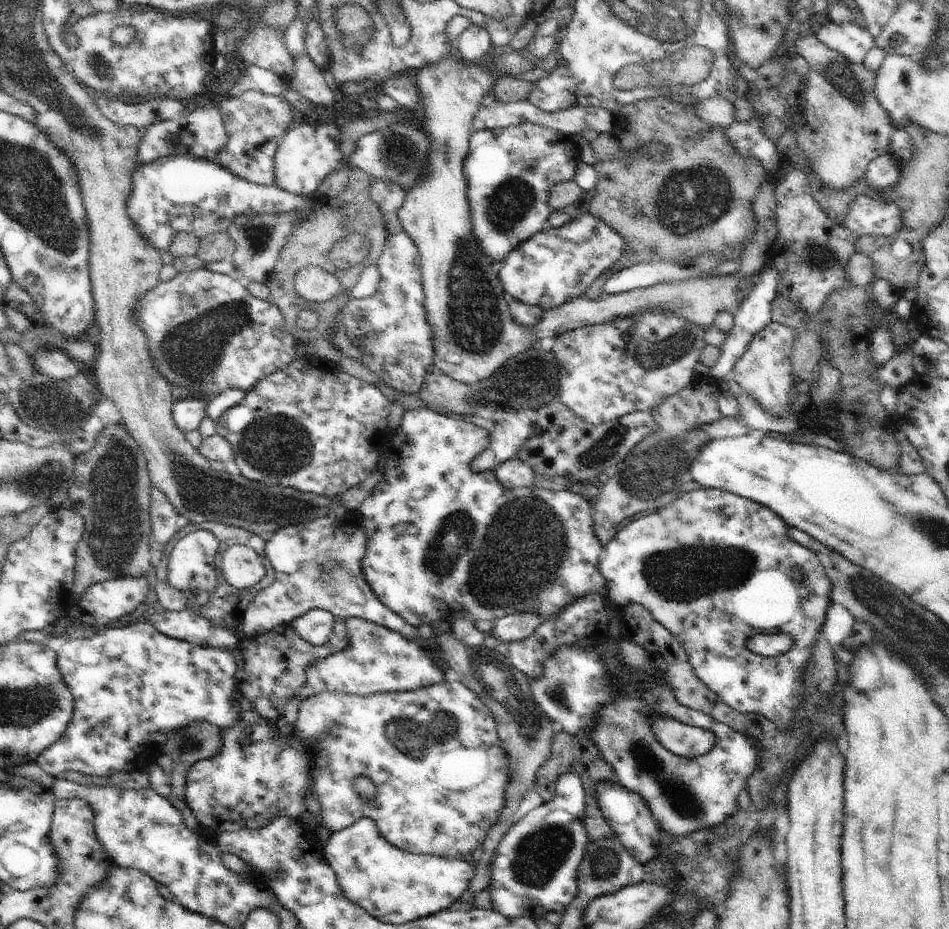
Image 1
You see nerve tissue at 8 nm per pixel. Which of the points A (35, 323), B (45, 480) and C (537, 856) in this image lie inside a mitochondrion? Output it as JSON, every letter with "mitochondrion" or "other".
{"A":"other","B":"mitochondrion","C":"mitochondrion"}

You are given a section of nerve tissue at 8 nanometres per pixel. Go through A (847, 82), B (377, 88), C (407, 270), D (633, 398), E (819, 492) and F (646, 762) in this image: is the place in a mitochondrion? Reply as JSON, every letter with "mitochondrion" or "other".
{"A":"mitochondrion","B":"other","C":"other","D":"other","E":"other","F":"mitochondrion"}

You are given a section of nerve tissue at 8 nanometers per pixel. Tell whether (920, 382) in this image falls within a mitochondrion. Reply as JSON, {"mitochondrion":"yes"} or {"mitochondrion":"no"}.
{"mitochondrion":"no"}

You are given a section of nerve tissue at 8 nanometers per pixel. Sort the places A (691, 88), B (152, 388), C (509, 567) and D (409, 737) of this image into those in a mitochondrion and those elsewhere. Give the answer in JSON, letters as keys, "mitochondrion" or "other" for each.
{"A":"other","B":"mitochondrion","C":"mitochondrion","D":"mitochondrion"}

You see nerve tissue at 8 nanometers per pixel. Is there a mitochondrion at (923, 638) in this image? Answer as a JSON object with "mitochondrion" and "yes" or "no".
{"mitochondrion":"yes"}

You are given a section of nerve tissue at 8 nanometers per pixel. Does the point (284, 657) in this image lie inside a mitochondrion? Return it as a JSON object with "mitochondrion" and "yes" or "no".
{"mitochondrion":"no"}

